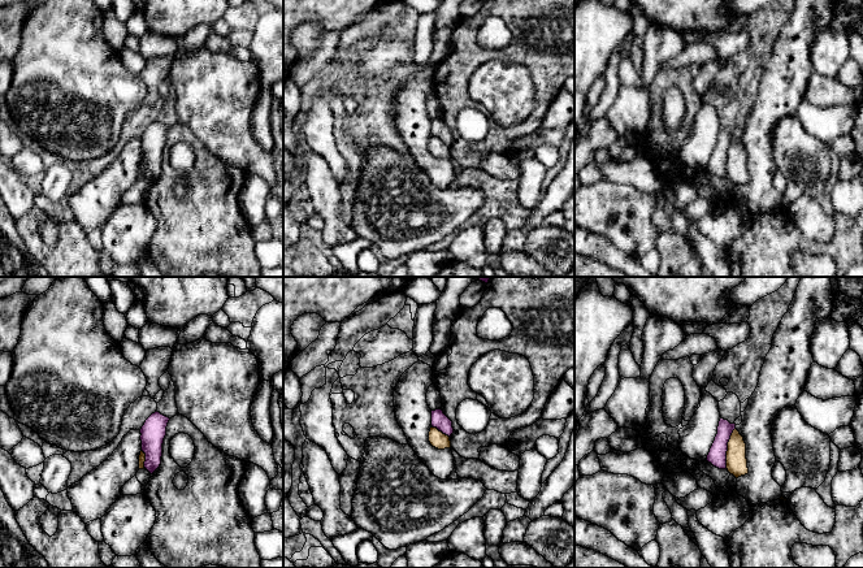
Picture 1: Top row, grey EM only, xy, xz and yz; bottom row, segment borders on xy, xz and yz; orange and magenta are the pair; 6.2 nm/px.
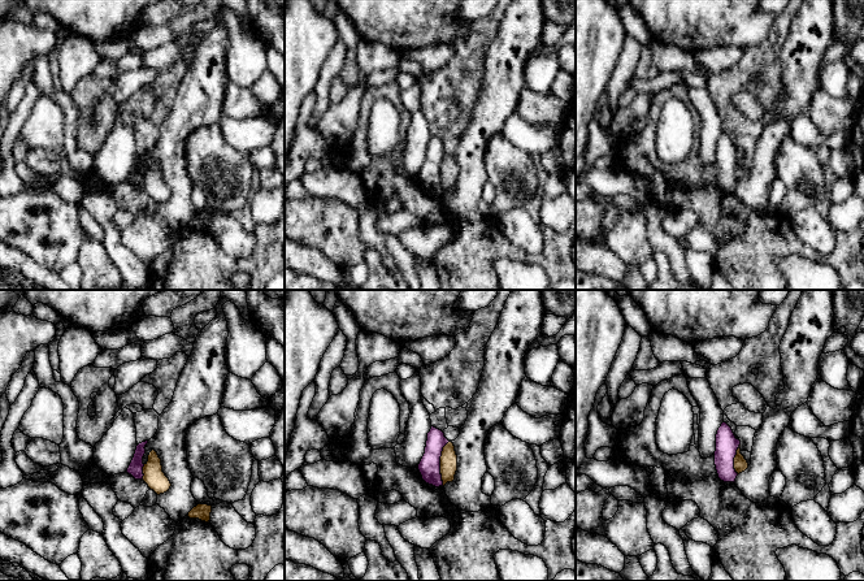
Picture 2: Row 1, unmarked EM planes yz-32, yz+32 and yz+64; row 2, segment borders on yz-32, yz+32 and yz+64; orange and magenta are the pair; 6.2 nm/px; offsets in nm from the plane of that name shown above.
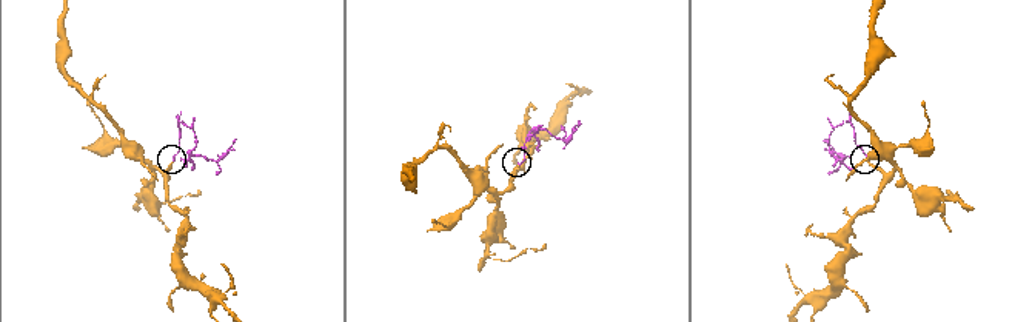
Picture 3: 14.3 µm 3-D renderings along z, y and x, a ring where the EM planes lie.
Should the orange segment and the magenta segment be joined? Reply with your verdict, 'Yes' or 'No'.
No

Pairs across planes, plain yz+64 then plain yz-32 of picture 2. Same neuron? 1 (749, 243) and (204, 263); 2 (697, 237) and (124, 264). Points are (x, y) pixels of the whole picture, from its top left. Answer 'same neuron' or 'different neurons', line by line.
1: same neuron
2: different neurons

